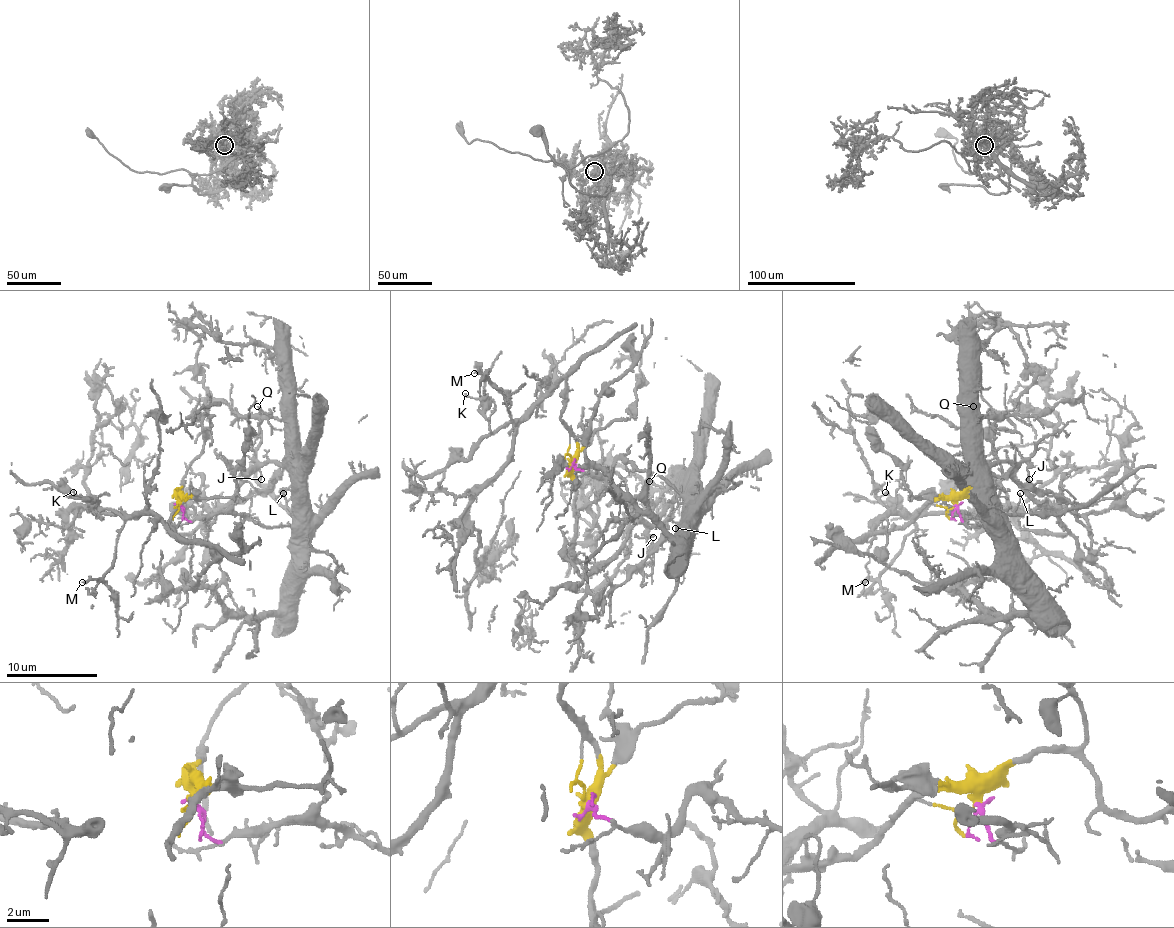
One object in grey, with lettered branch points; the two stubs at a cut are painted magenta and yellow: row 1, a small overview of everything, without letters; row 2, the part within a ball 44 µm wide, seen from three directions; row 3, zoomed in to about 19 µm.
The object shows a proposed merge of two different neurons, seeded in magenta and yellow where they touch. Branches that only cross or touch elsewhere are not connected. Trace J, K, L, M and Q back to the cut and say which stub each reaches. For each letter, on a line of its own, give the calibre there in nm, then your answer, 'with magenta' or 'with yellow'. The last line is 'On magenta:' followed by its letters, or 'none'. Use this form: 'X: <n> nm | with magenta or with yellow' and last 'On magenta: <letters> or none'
J: 130 nm | with magenta
K: 160 nm | with yellow
L: 80 nm | with magenta
M: 240 nm | with yellow
Q: 200 nm | with magenta
On magenta: J, L, Q

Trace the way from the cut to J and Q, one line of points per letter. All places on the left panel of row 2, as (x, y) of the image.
J: (179, 505), (188, 521), (234, 514), (288, 525), (295, 519), (293, 475), (279, 462), (257, 462), (261, 480)
Q: (179, 505), (188, 521), (234, 514), (245, 521), (288, 525), (295, 519), (286, 425), (257, 407)

